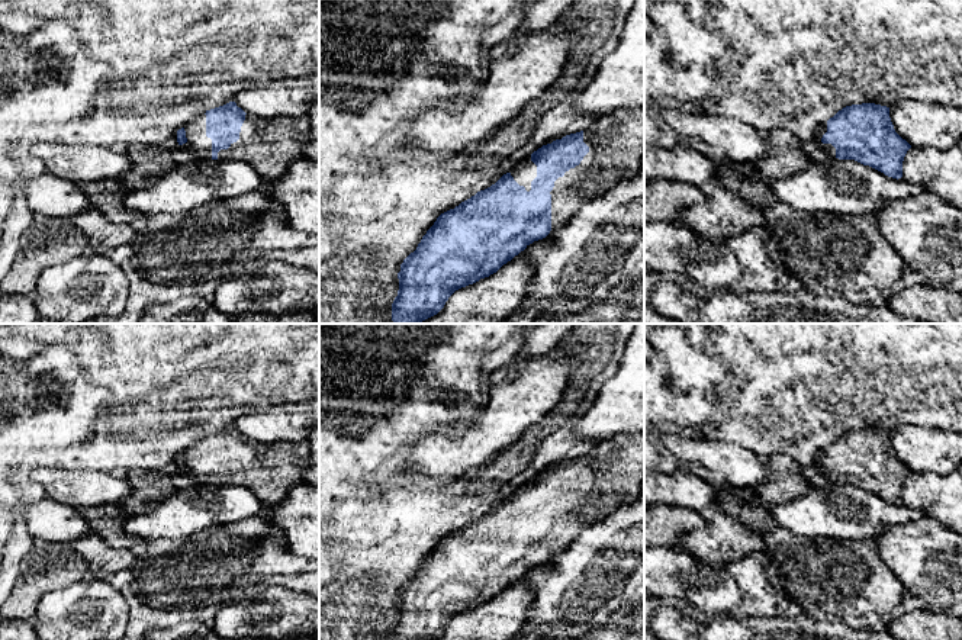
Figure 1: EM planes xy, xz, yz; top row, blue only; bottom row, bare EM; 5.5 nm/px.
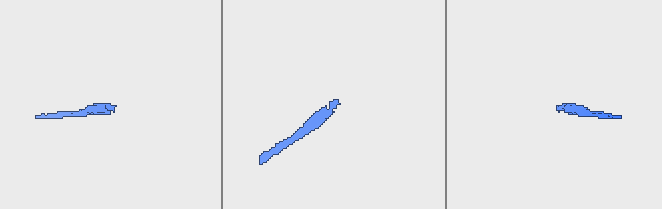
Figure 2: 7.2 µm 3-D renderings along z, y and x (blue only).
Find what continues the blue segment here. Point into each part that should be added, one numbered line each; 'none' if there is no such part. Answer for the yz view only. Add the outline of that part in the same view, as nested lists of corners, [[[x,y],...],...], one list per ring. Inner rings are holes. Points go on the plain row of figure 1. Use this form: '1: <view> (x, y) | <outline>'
1: yz (821, 454) | [[[827,446],[826,447],[823,447],[818,453],[817,453],[817,456],[815,456],[815,459],[814,459],[814,461],[815,461],[815,467],[823,473],[823,476],[833,485],[833,483],[836,483],[836,473],[831,470],[831,469],[823,469],[821,467],[821,463],[823,463],[823,460],[827,457]]]

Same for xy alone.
1: xy (269, 470) | [[[245,440],[239,464],[218,477],[218,485],[248,488],[264,505],[283,501],[290,489],[303,483],[309,466],[306,443],[252,443]]]

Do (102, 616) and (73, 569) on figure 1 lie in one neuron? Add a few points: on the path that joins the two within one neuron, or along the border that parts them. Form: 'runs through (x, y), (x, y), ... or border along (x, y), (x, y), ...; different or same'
border along (89, 573), (48, 592); different

